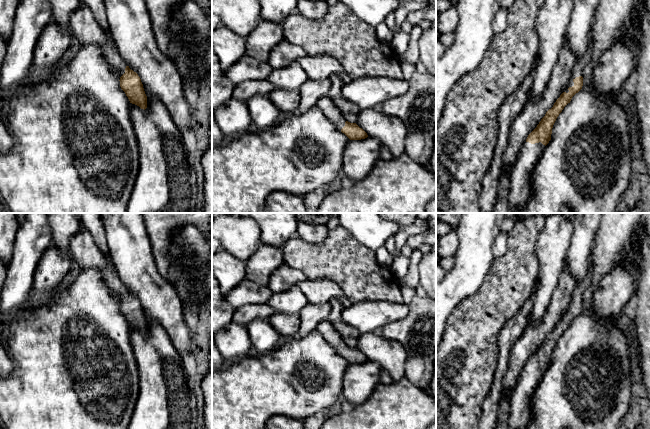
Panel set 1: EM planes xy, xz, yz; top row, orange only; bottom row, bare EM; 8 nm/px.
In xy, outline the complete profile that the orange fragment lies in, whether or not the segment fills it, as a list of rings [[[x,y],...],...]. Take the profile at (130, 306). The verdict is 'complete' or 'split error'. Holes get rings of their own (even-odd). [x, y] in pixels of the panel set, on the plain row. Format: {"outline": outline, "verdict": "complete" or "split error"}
{"outline": [[[81,226],[79,232],[70,240],[70,253],[81,270],[96,268],[102,275],[107,286],[120,301],[120,311],[125,316],[130,327],[147,332],[147,320],[143,308],[136,296],[131,294],[106,255],[97,247],[89,231]]], "verdict": "split error"}

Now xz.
{"outline": [[[328,319],[320,322],[316,330],[336,349],[337,353],[344,357],[350,364],[361,364],[368,361],[367,357],[356,347],[350,347],[344,342],[339,332]]], "verdict": "split error"}

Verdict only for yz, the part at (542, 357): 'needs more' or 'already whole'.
needs more

